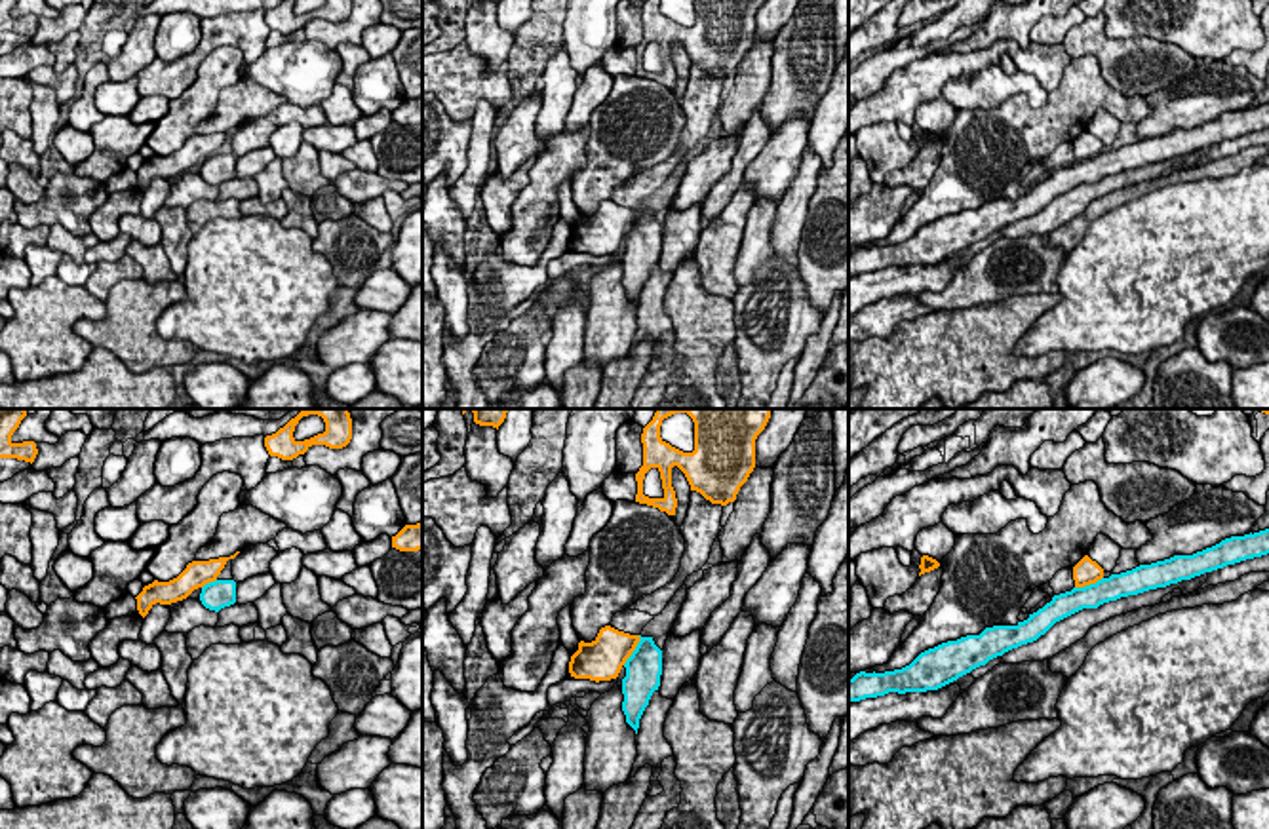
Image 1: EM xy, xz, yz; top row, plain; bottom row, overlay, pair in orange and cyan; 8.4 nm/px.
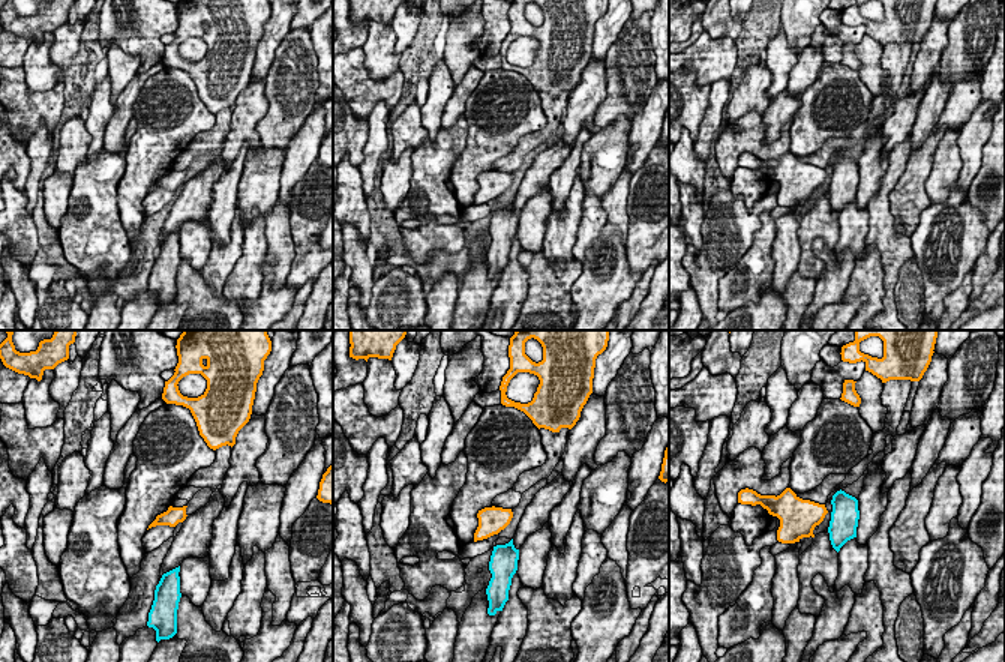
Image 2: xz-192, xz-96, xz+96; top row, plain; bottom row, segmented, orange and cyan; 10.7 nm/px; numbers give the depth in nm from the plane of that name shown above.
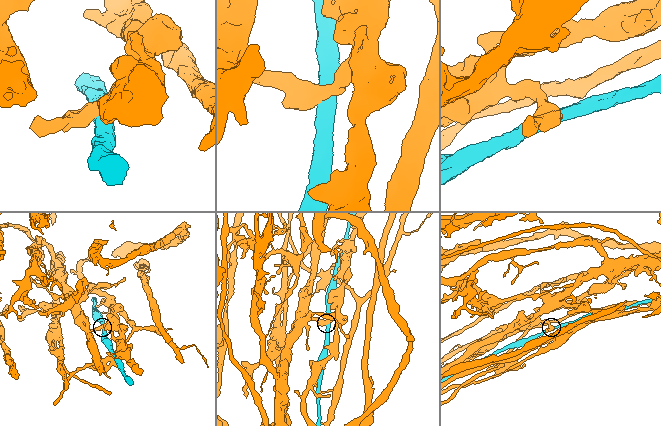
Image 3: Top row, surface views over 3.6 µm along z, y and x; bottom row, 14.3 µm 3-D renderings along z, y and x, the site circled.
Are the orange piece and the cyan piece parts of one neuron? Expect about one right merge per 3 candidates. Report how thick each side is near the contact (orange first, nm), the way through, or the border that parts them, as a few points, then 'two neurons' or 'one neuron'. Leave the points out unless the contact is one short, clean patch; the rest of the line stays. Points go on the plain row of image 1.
320/320 nm | two neurons

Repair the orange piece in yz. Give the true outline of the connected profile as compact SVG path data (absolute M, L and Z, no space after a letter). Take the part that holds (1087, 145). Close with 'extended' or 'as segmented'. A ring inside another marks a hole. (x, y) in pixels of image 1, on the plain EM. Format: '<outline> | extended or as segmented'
M1084 129L1073 141L1075 162L1084 162L1084 160L1096 158L1102 152L1103 152L1103 143L1096 135L1092 135L1088 129Z | as segmented

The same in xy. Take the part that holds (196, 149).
M240 125L230 131L219 131L209 135L192 135L186 143L169 156L158 156L145 160L143 165L135 171L137 184L145 192L148 184L160 179L171 179L186 173L194 164L204 162L209 156L215 156L228 133L234 133Z | as segmented

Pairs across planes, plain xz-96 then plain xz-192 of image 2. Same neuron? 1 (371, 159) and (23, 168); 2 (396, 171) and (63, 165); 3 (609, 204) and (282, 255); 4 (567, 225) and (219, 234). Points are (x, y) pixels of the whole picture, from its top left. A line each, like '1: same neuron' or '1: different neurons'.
1: different neurons
2: different neurons
3: same neuron
4: different neurons

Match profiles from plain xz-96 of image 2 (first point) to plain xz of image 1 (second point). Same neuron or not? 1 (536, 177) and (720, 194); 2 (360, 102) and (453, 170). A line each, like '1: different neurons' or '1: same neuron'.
1: different neurons
2: different neurons

